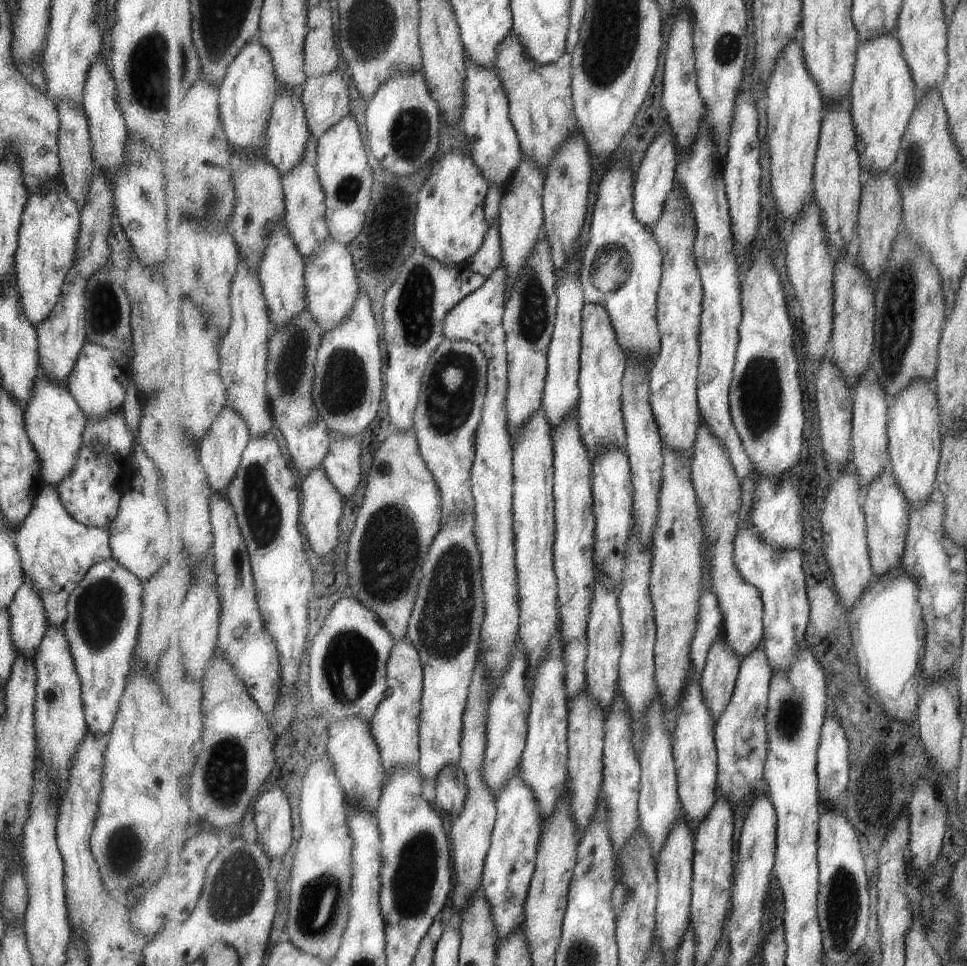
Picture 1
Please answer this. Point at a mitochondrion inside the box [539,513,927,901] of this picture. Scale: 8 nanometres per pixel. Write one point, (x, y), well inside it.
(789, 716)

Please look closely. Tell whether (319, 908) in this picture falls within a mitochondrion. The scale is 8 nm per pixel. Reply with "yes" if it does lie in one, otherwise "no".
yes

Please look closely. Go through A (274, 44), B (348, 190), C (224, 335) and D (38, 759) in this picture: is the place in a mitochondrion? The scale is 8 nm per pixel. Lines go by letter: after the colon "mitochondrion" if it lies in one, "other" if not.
A: other
B: mitochondrion
C: other
D: other

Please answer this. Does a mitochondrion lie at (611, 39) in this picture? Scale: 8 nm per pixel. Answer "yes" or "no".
yes

